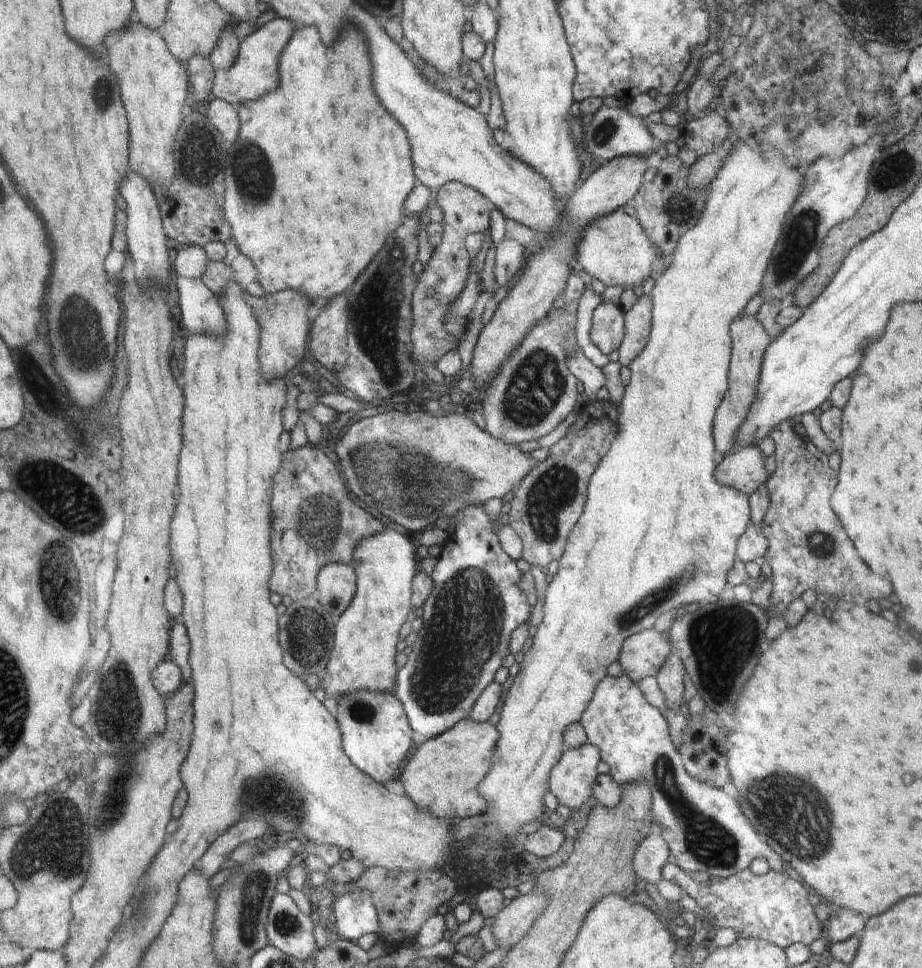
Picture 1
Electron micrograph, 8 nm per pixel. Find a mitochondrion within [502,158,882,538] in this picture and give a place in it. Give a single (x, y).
(803, 228)

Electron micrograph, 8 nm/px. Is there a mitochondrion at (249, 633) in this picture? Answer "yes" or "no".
no

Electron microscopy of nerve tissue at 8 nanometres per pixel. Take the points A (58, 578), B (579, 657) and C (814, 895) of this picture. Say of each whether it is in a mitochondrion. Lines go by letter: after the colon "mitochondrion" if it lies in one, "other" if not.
A: mitochondrion
B: other
C: other

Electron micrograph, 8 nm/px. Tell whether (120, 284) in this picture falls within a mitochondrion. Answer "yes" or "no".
no

